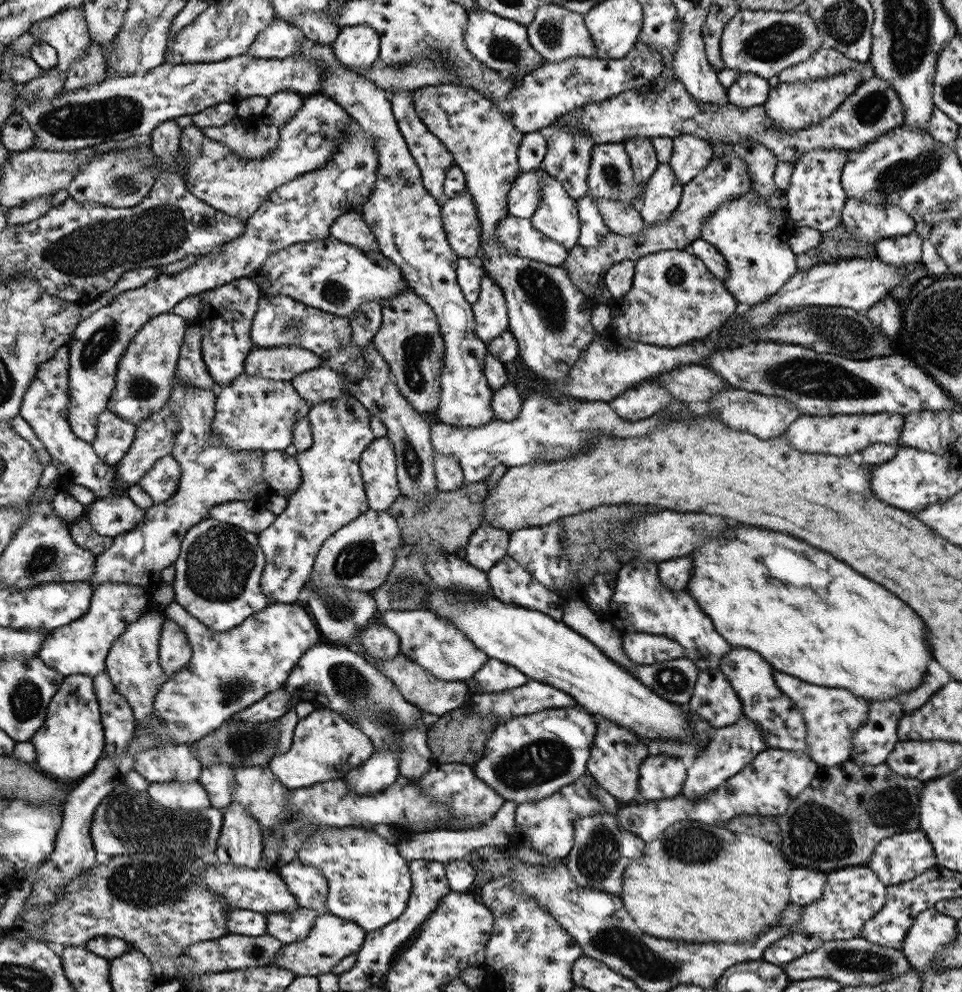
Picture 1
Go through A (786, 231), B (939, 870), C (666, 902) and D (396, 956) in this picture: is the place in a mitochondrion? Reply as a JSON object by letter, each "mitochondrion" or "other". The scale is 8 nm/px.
{"A":"other","B":"other","C":"other","D":"other"}

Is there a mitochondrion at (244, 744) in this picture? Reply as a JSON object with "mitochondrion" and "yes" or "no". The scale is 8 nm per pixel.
{"mitochondrion":"yes"}

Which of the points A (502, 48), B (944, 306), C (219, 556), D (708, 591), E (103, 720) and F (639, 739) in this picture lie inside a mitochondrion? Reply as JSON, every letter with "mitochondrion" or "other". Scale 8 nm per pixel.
{"A":"mitochondrion","B":"mitochondrion","C":"mitochondrion","D":"other","E":"other","F":"other"}

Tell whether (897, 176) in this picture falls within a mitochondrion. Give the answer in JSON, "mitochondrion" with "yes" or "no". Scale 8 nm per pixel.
{"mitochondrion":"yes"}

